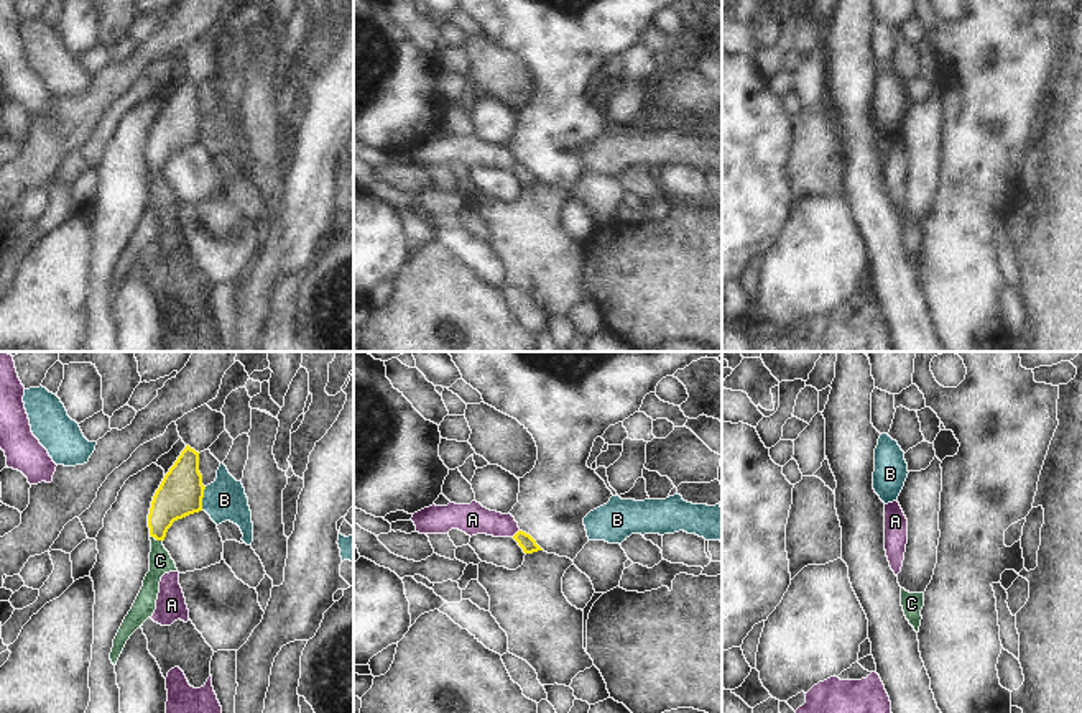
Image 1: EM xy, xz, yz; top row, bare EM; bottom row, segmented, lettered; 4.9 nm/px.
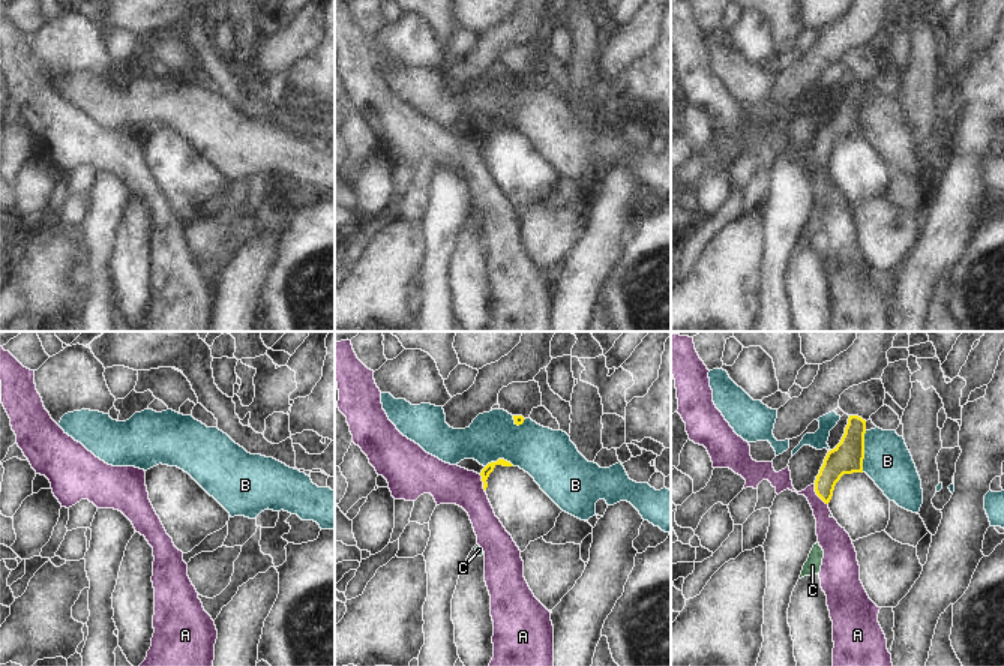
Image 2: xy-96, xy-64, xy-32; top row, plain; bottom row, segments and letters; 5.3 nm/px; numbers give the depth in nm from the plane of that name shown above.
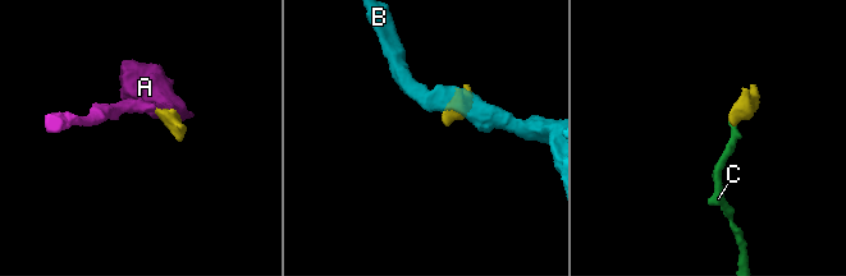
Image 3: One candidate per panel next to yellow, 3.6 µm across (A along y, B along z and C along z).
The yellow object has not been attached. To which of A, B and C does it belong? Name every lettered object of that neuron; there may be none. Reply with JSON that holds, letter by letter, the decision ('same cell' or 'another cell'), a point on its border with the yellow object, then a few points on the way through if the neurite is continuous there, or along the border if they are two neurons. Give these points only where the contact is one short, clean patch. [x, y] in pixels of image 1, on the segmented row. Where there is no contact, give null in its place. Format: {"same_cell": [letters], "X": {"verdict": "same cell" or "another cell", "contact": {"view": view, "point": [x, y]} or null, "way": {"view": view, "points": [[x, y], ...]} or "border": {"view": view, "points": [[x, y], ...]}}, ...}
{"same_cell": ["C"], "A": {"verdict": "another cell", "contact": {"view": "xz", "point": [517, 533]}, "border": {"view": "xz", "points": [[518, 529], [512, 536]]}}, "B": {"verdict": "another cell", "contact": {"view": "xy", "point": [203, 496]}}, "C": {"verdict": "same cell", "contact": {"view": "xy", "point": [157, 539]}, "way": {"view": "xy", "points": [[180, 495], [163, 511], [157, 539], [160, 561]]}}}

